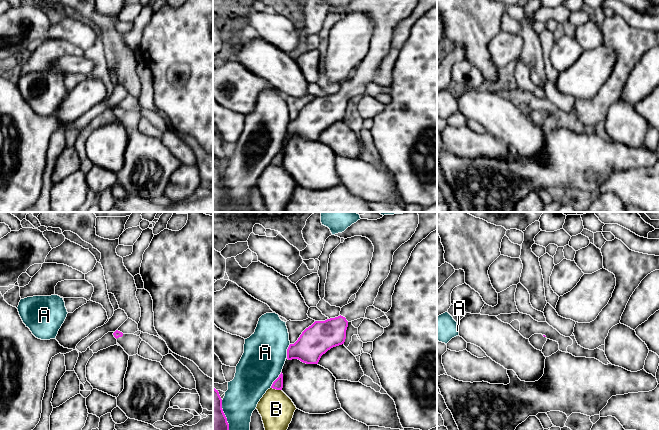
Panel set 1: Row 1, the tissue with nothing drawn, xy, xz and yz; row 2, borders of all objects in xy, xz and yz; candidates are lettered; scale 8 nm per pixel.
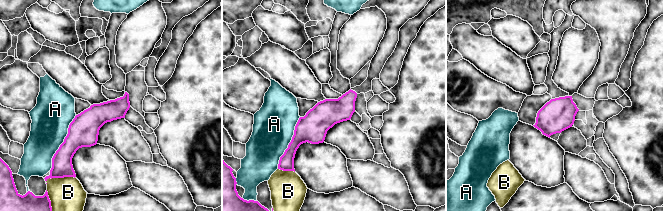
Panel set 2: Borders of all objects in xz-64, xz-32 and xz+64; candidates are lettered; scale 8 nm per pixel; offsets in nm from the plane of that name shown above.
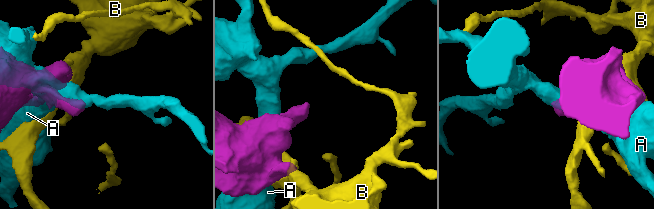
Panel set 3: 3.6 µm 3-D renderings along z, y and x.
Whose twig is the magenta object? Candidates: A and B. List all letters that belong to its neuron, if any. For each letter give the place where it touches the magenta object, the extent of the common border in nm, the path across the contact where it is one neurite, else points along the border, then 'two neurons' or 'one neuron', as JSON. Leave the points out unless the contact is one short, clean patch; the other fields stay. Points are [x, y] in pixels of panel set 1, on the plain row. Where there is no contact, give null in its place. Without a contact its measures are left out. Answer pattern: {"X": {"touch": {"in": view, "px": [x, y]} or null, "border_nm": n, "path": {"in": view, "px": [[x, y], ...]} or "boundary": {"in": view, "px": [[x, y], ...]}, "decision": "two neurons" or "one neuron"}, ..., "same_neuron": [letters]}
{"A": {"touch": {"in": "xz", "px": [276, 155]}, "border_nm": 160, "decision": "two neurons"}, "B": {"touch": {"in": "xz", "px": [276, 165]}, "border_nm": 90, "decision": "two neurons"}, "same_neuron": []}

